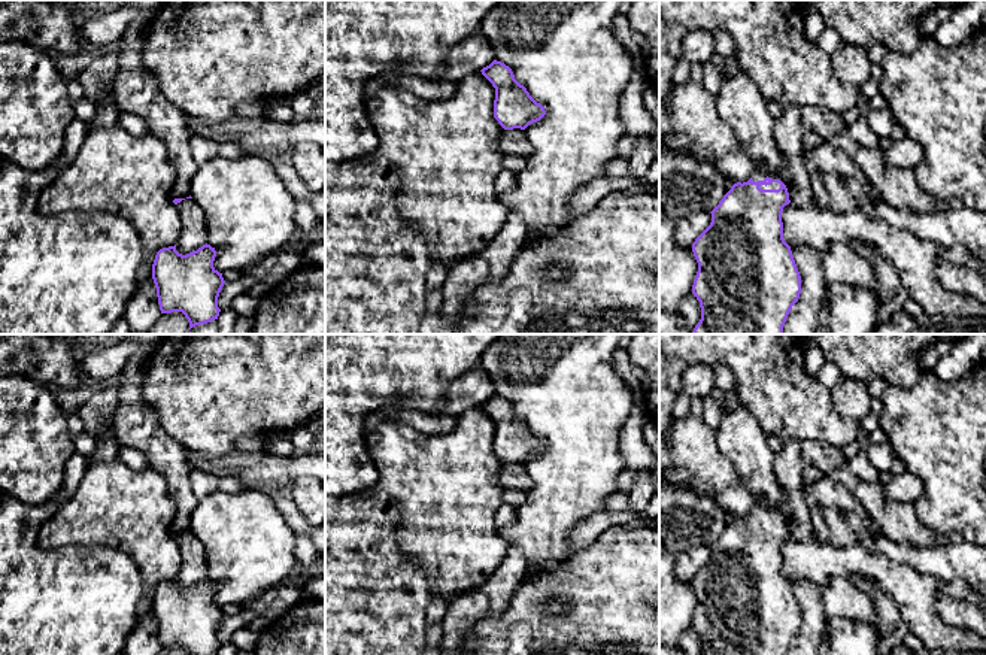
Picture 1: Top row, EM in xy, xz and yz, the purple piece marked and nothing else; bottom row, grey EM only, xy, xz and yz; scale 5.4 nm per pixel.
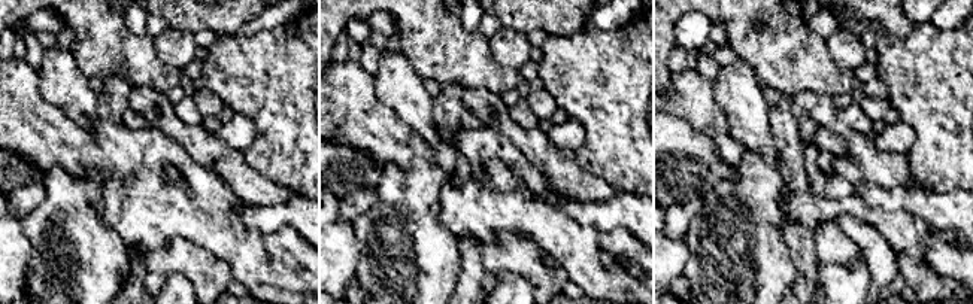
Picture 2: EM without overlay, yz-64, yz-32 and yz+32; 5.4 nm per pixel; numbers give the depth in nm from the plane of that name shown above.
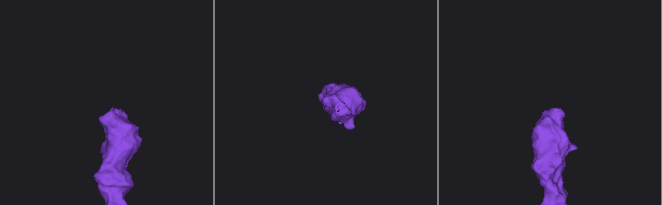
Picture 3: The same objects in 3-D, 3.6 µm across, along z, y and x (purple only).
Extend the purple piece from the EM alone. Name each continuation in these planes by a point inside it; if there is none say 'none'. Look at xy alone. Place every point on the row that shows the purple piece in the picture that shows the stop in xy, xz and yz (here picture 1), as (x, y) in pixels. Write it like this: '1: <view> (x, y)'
none

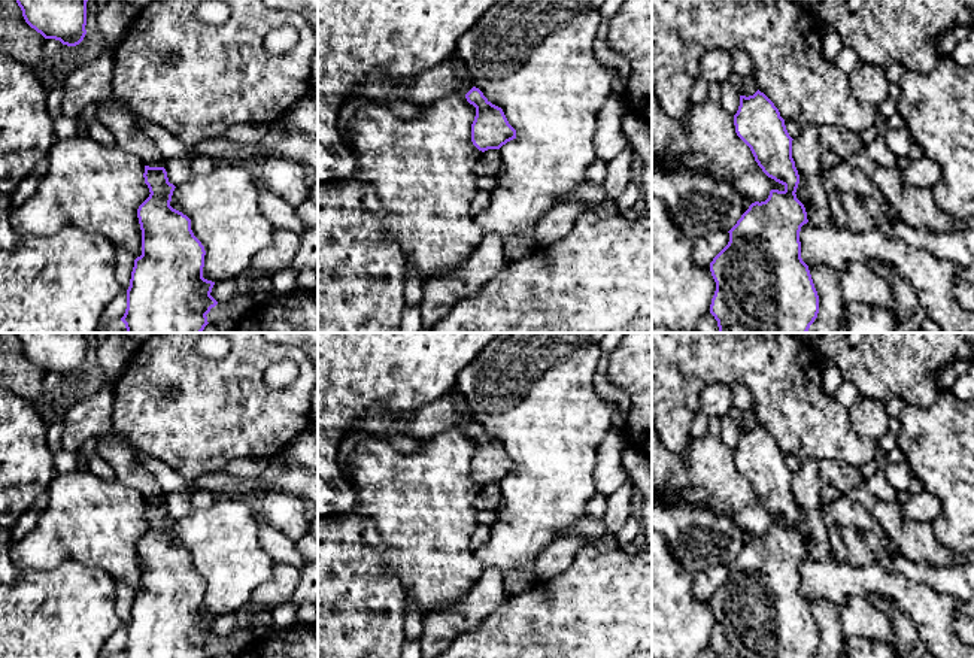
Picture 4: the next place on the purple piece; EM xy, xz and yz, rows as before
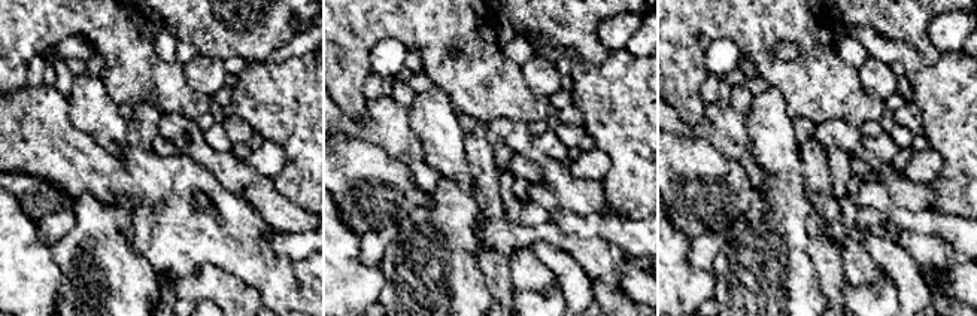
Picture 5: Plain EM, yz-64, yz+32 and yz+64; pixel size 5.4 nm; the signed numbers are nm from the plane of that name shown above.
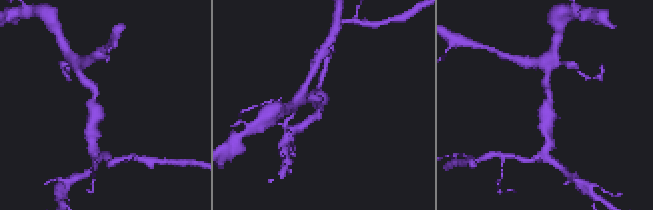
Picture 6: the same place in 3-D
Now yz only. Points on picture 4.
none

